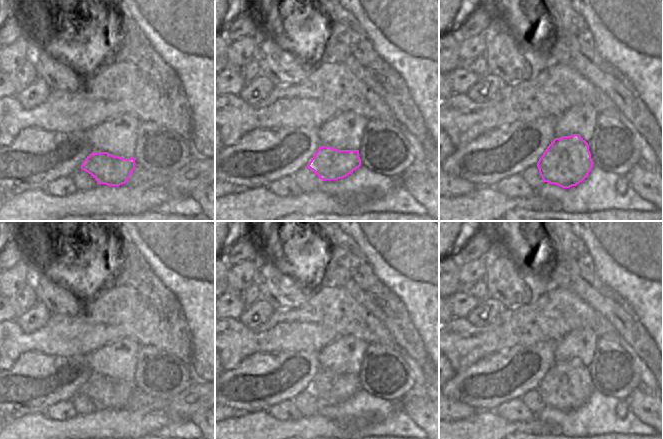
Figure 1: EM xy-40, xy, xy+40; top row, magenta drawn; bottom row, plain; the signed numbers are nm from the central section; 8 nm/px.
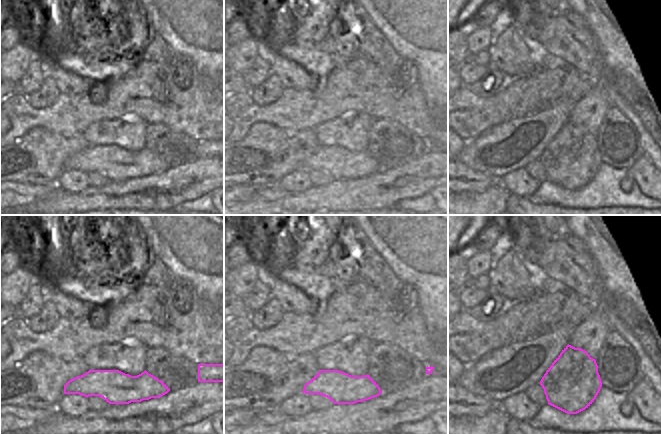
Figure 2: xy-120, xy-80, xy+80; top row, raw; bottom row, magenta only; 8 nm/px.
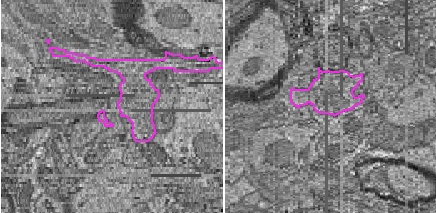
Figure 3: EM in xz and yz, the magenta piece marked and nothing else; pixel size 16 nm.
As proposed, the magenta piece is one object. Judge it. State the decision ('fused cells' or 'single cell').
fused cells

